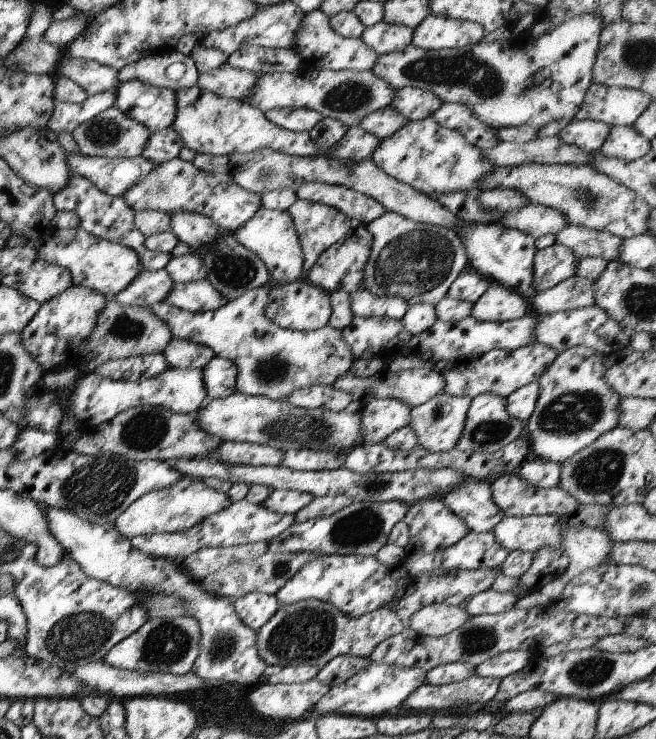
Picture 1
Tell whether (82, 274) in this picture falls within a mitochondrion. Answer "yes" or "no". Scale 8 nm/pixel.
no

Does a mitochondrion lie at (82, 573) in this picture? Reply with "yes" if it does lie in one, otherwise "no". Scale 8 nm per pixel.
no

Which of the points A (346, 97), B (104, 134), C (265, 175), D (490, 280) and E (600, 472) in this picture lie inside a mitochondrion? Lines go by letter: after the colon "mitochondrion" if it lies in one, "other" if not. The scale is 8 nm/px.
A: mitochondrion
B: mitochondrion
C: mitochondrion
D: other
E: mitochondrion

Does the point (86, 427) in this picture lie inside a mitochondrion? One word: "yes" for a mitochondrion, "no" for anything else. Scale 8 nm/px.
no

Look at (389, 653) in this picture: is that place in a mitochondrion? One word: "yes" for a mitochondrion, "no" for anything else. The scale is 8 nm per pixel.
no

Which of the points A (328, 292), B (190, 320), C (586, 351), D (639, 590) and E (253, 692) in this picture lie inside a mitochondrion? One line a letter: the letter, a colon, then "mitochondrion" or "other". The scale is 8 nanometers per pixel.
A: other
B: other
C: other
D: mitochondrion
E: other

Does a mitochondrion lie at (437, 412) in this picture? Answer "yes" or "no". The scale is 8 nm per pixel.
yes

